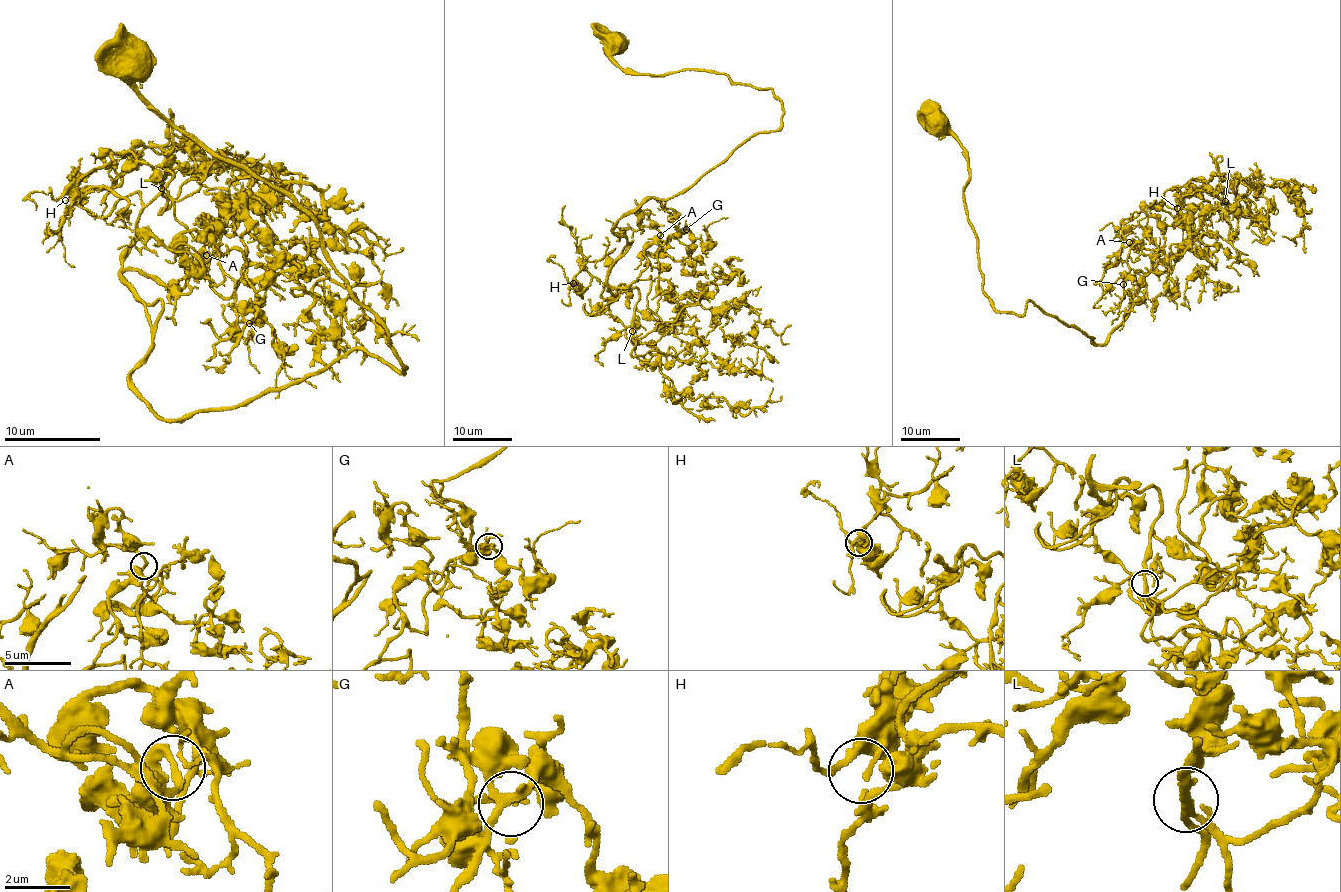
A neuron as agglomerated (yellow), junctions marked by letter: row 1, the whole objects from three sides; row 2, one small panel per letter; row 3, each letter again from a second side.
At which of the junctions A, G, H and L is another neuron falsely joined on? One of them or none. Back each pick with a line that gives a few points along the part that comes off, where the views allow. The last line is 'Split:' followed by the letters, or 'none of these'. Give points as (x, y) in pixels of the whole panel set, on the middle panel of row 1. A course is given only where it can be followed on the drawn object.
Split: none of these

